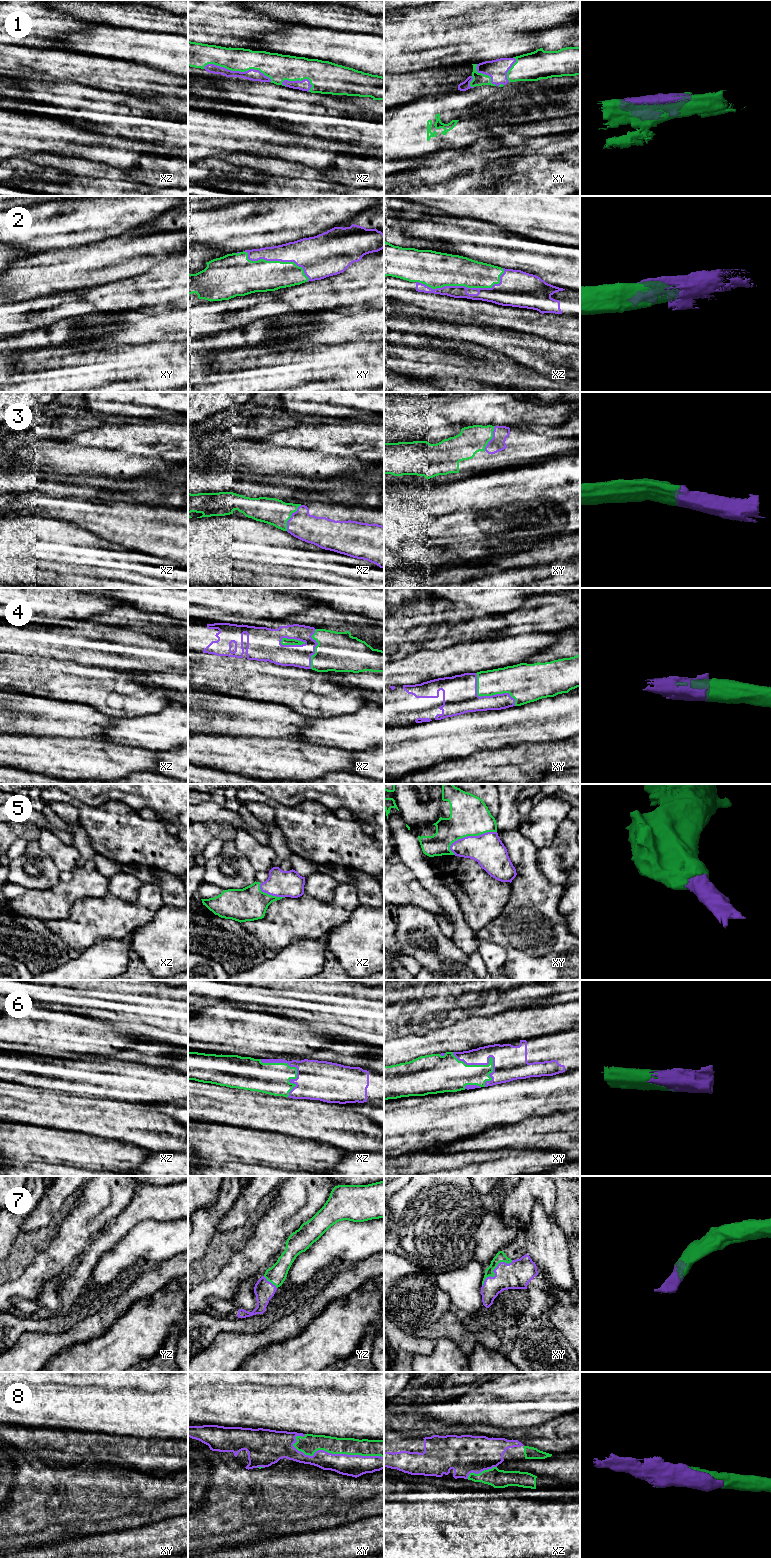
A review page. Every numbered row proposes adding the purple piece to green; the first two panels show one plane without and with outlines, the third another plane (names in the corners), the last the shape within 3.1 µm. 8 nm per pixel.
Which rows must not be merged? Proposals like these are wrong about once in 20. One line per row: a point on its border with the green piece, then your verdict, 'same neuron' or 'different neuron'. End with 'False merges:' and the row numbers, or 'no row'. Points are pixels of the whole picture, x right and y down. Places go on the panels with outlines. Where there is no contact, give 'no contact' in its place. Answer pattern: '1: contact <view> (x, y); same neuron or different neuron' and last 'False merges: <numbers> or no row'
1: contact xz (238, 70); same neuron
2: contact xz (463, 285); same neuron
3: contact xz (290, 517); same neuron
4: contact xy (488, 695); same neuron
5: contact xy (471, 835); same neuron
6: contact xy (484, 1065); same neuron
7: contact xy (492, 1271); same neuron
8: contact xy (338, 1453); same neuron
False merges: no row

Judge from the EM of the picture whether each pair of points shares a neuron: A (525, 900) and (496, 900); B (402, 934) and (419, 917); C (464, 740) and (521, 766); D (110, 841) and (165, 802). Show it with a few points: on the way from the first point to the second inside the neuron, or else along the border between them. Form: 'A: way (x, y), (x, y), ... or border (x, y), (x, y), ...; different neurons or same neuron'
A: border (511, 883), (509, 899), (502, 912), (494, 919); different neurons
B: way (405, 930), (415, 921); same neuron
C: border (508, 745), (496, 749), (479, 749), (463, 757); different neurons
D: border (158, 820), (162, 823); different neurons

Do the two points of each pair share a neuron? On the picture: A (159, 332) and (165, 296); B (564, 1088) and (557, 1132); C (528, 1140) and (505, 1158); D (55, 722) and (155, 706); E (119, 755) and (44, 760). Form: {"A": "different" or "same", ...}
{"A": "different", "B": "different", "C": "different", "D": "different", "E": "same"}

